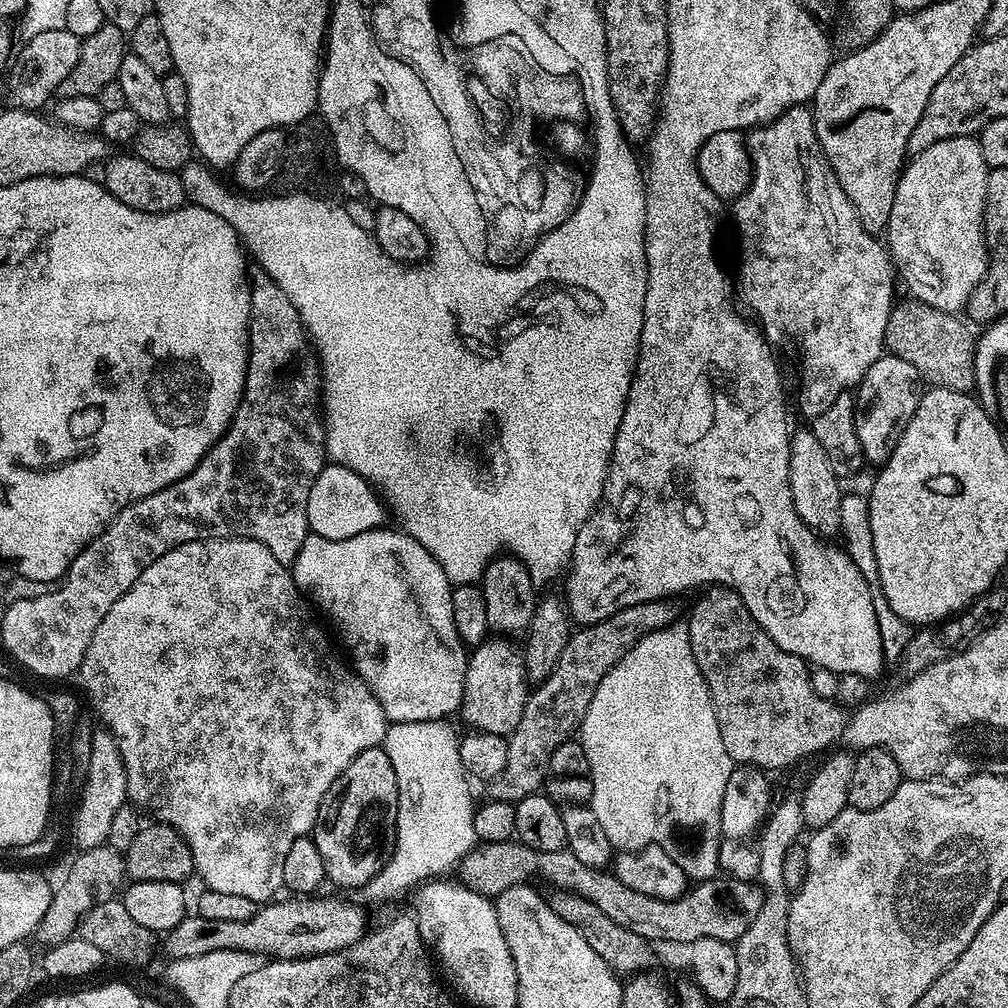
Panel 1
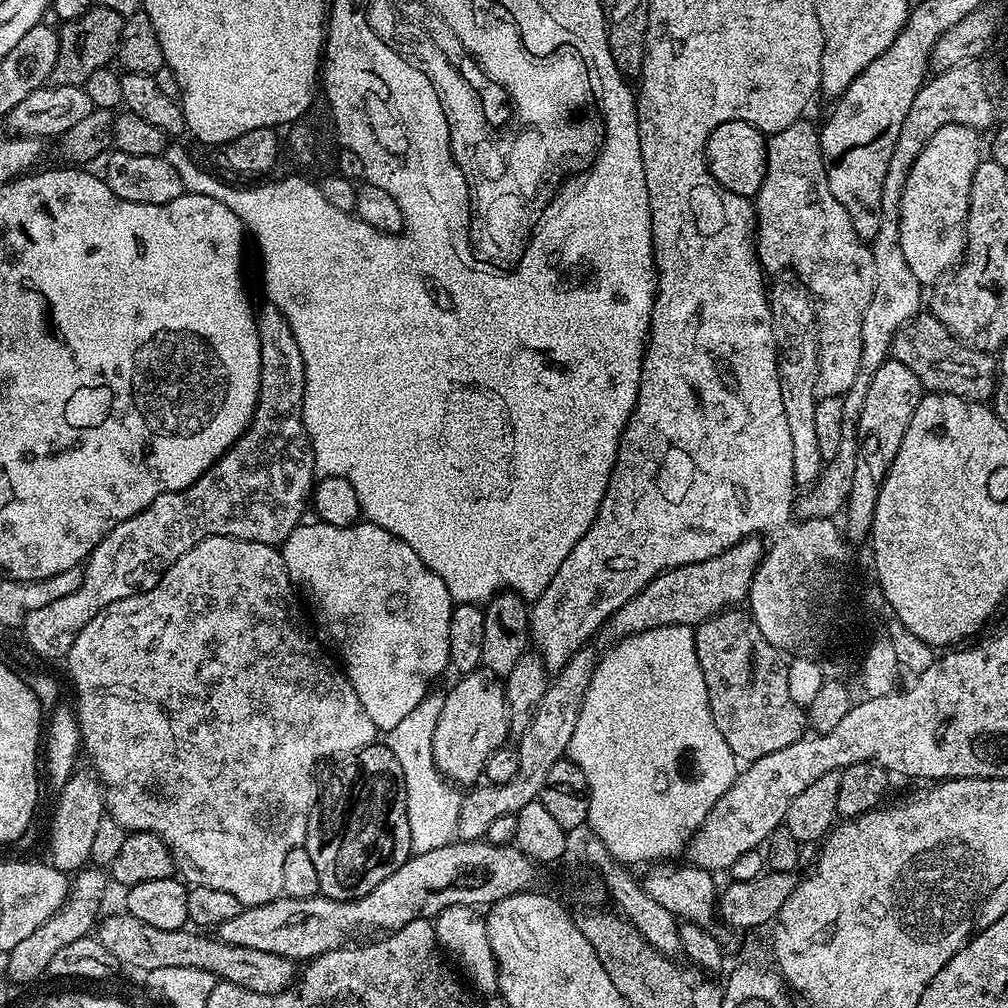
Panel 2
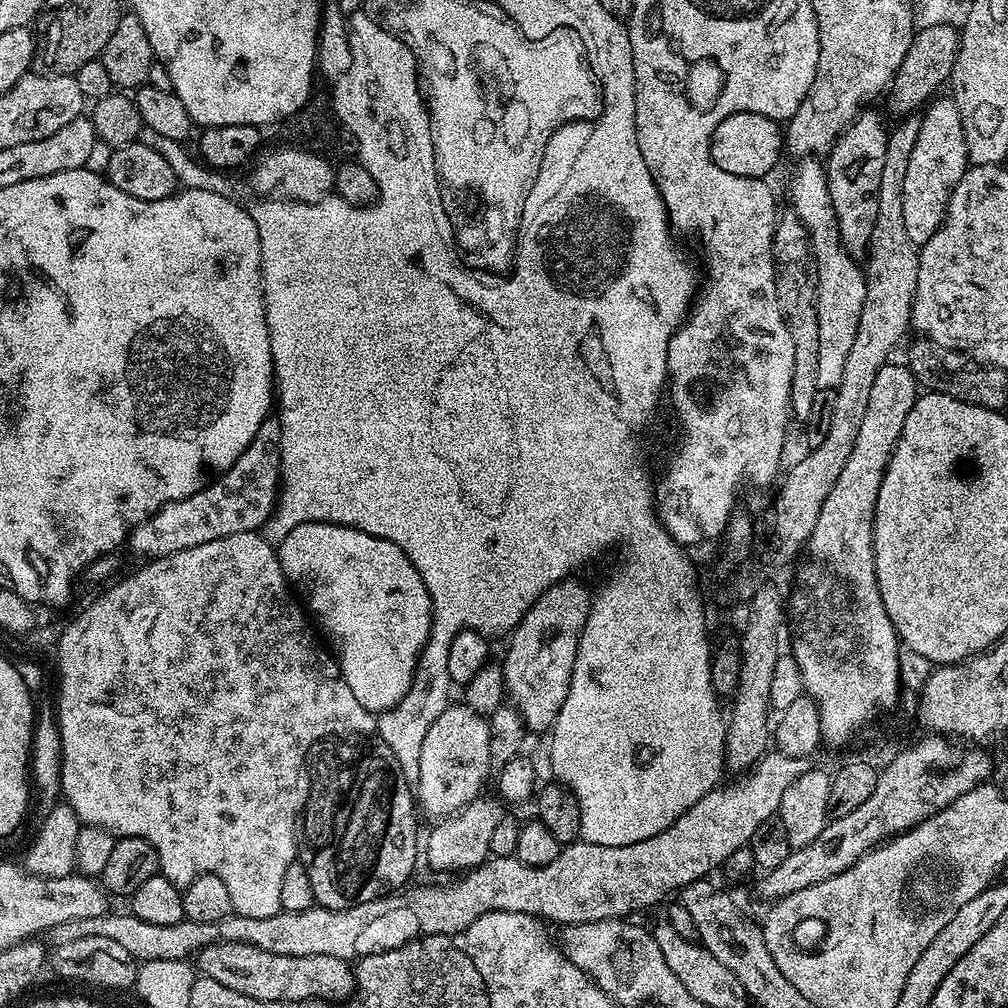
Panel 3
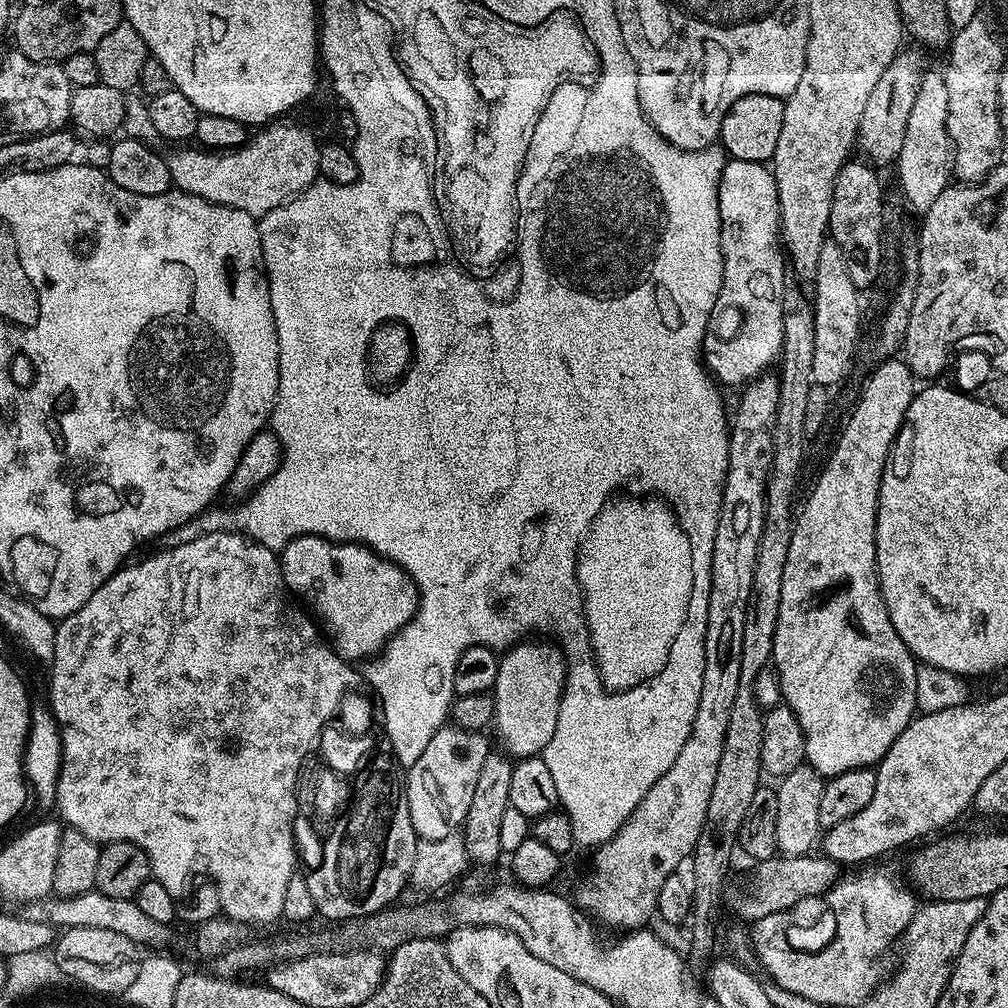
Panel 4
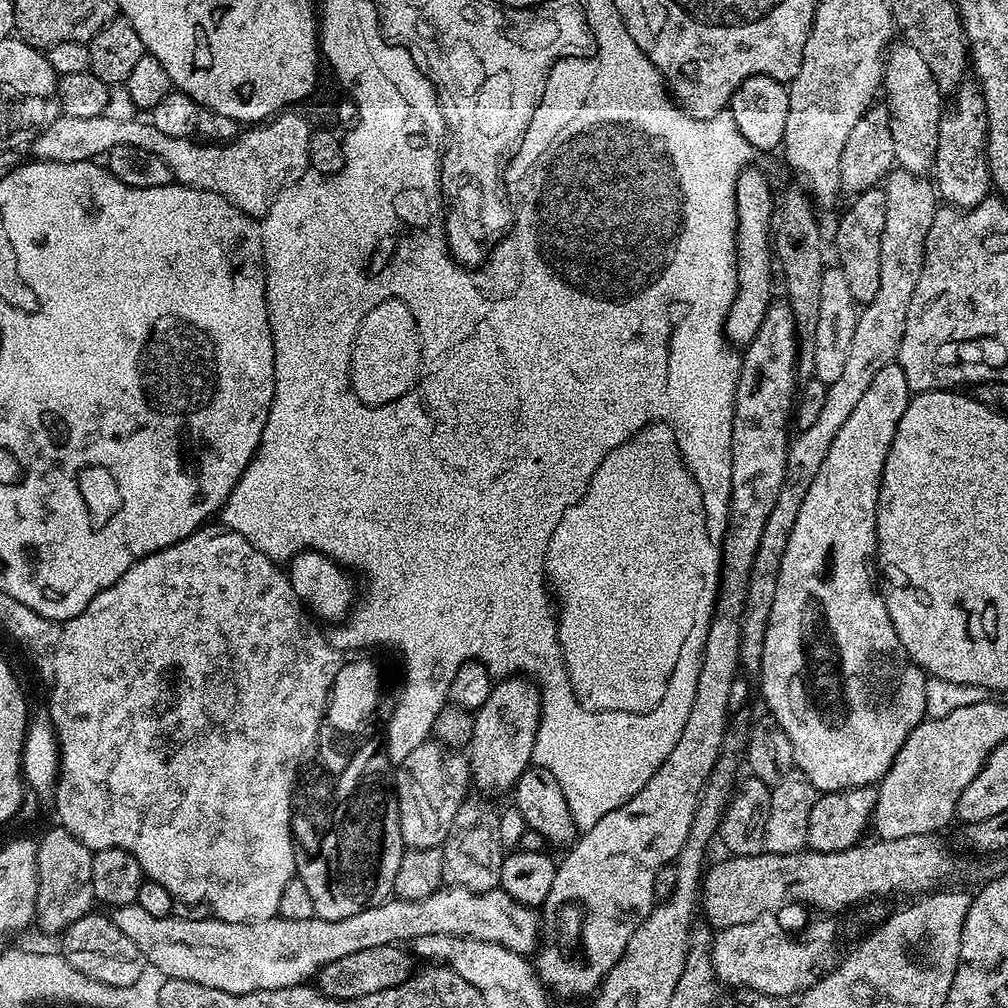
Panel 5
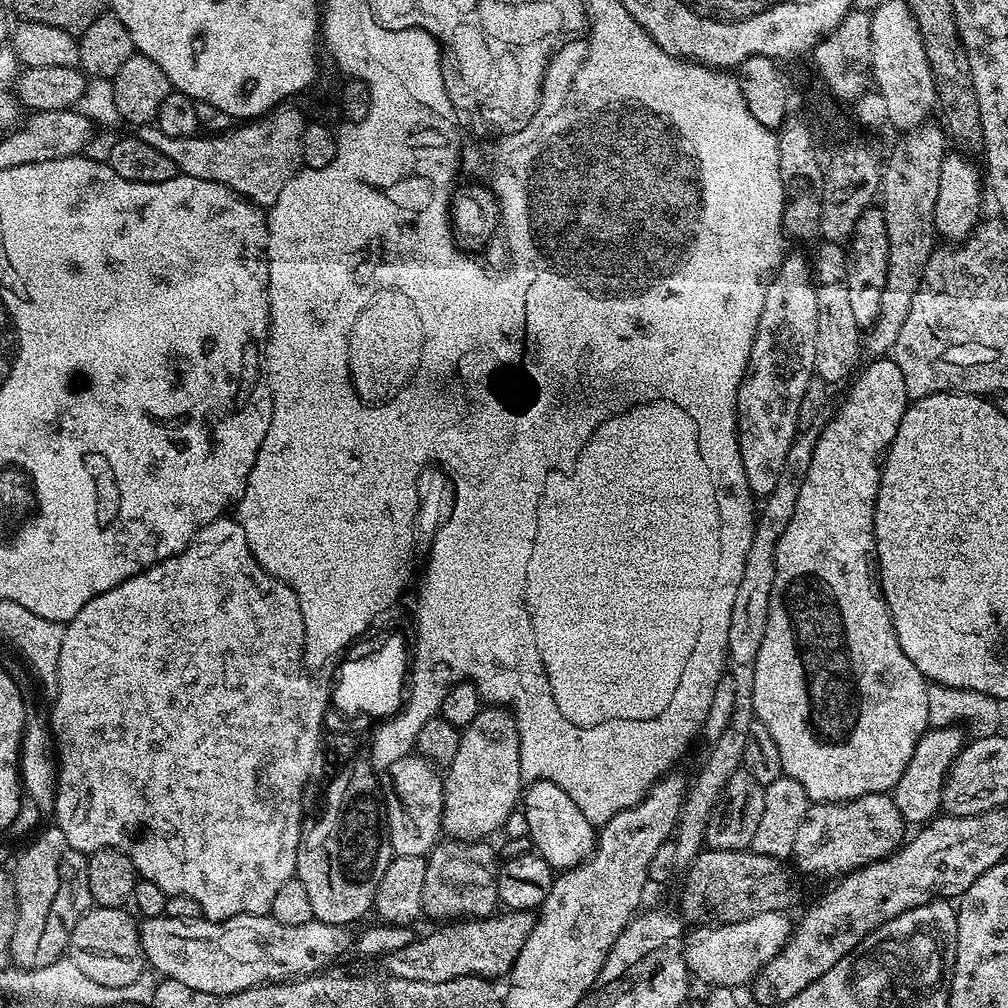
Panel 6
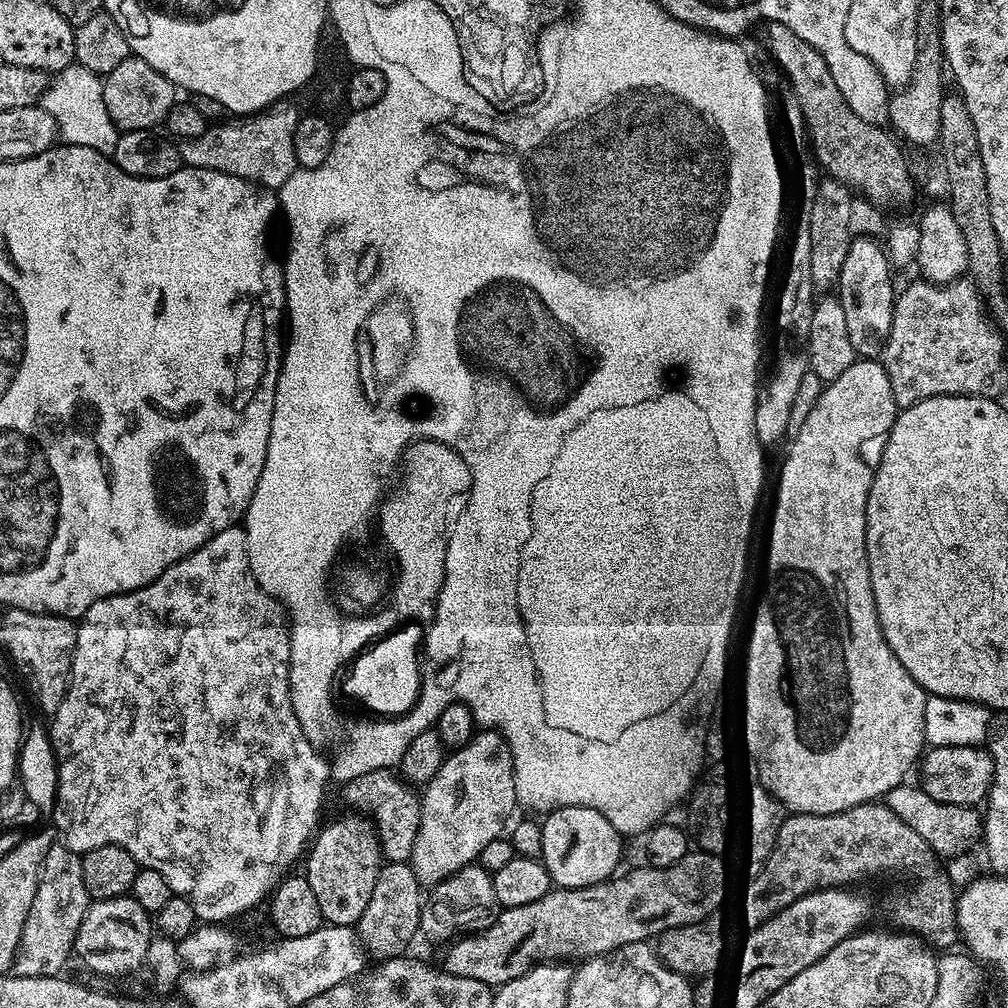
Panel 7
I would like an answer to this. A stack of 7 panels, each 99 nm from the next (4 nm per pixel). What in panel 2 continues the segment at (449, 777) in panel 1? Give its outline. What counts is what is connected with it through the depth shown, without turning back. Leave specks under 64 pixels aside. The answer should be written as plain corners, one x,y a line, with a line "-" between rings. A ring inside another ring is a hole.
443,691
429,692
426,698
422,698
422,702
418,702
418,706
414,706
414,710
410,710
410,714
406,714
406,718
402,718
402,722
398,722
398,726
394,726
394,730
386,734
388,748
394,750
394,758
398,758
398,766
402,766
402,778
406,782
406,814
410,818
410,842
413,853
438,850
438,846
446,846
457,839
456,827
458,826
461,793
446,783
434,762
434,750
432,749
434,728
438,726
443,701

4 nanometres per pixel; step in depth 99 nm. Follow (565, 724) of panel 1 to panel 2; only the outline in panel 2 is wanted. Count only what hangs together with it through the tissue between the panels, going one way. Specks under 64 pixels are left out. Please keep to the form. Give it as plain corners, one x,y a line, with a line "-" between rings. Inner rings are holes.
755,535
741,540
733,548
727,548
709,560
669,568
667,572
655,576
640,593
630,598
630,602
623,604
605,622
602,636
608,642
615,642
638,632
665,628
671,624
697,626
712,616
727,611
730,606
743,605
748,599
750,582
754,578
756,567
764,559
765,551
765,541
-
585,646
575,652
566,662
566,666
551,677
546,694
542,694
542,702
538,702
538,710
534,710
530,726
520,735
515,745
518,754
518,774
514,774
510,782
501,784
477,783
461,795
456,827
459,839
479,840
487,837
490,825
495,819
515,816
522,810
522,806
530,806
530,802
540,799
540,791
546,783
546,774
550,771
550,766
565,759
570,746
570,734
574,734
574,726
578,724
582,698
588,689
597,659
598,652
595,652
592,646

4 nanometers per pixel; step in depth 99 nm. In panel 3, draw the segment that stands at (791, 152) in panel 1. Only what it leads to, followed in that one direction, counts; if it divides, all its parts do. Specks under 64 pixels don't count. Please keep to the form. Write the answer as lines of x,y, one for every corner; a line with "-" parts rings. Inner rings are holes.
816,158
795,161
792,181
788,184
791,211
808,227
812,238
812,259
816,262
816,305
818,306
818,386
837,388
842,382
846,358
854,334
858,334
858,318
862,318
862,302
866,302
866,272
842,244
838,218
830,202
828,173

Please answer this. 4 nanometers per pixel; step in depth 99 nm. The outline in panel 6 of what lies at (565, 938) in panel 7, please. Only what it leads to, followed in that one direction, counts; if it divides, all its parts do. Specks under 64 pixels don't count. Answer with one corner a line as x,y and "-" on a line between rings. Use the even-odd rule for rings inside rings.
714,848
700,852
689,864
692,865
684,876
678,912
685,921
693,920
693,925
733,924
758,914
784,912
796,900
793,873
788,873
775,856
763,856
751,850
735,852
-
504,910
499,914
483,918
470,918
465,922
448,922
437,927
440,928
437,932
432,932
429,936
421,935
410,945
385,955
382,960
383,971
394,978
406,978
410,982
450,982
459,976
507,977
511,973
522,946
526,946
526,938
530,938
530,930
535,924
536,916
531,911
515,910

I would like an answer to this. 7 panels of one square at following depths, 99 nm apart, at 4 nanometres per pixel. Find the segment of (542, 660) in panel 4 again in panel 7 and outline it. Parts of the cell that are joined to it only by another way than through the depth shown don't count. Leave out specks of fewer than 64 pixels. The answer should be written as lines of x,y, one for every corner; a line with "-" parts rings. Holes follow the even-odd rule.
495,730
477,731
461,748
445,755
444,765
440,767
438,774
434,774
434,778
430,778
428,784
423,785
419,797
420,825
414,838
410,863
421,885
431,886
444,880
451,872
473,863
482,848
505,831
504,819
515,803
512,755
508,743

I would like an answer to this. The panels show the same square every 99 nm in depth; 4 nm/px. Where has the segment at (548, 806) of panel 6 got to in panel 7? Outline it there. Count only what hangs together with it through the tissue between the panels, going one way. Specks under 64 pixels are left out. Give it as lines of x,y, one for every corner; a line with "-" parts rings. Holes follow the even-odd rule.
571,804
565,808
554,808
539,821
539,826
542,832
542,850
539,859
542,861
544,869
550,874
555,887
585,888
607,880
613,875
612,867
615,866
616,859
620,856
622,836
621,833
614,830
614,826
610,826
610,822
605,816
598,814
598,810
583,808
577,804

